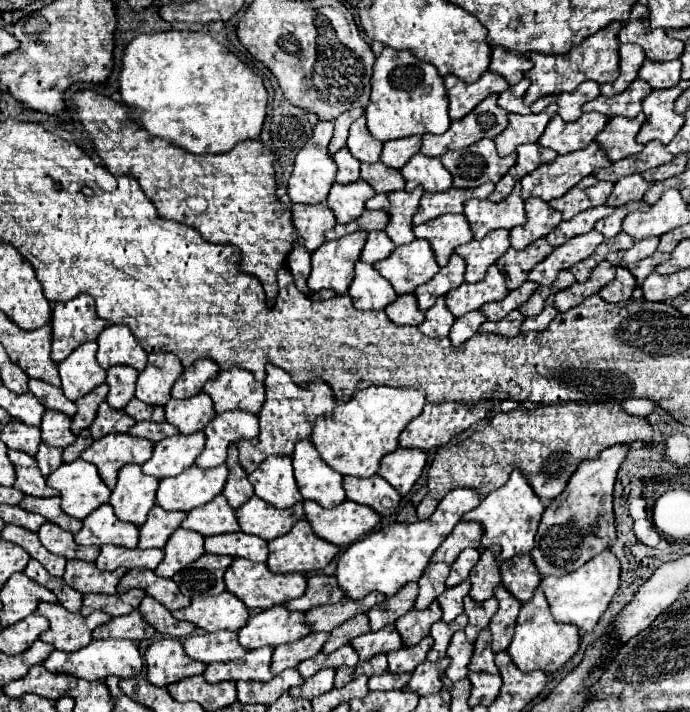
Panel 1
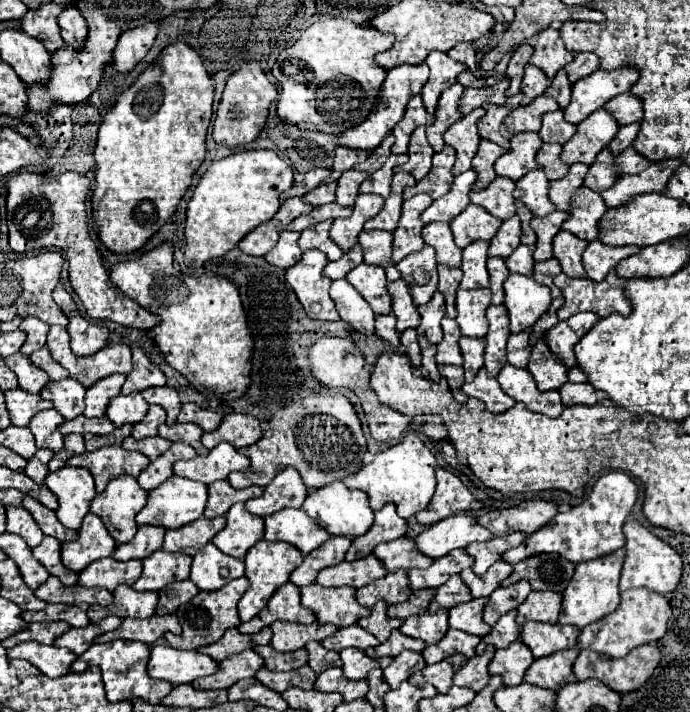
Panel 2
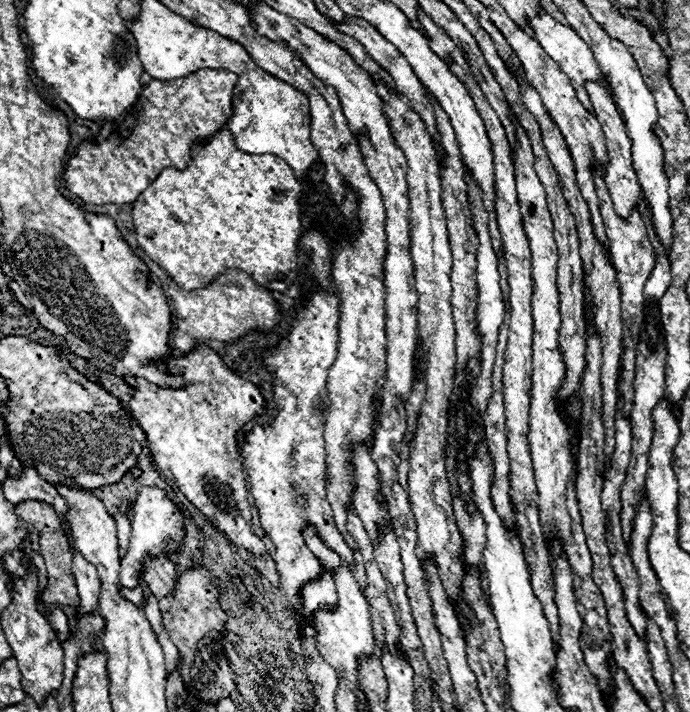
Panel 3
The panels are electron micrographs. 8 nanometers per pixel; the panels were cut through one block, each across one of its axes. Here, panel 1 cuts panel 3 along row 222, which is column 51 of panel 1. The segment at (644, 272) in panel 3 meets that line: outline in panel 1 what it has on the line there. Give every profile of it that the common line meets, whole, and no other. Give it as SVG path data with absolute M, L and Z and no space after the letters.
M38 604L38 614L48 618L50 628L40 634L40 640L52 644L62 652L76 652L92 640L92 630L110 620L108 614L96 610L90 616L80 616L66 612L60 604Z

